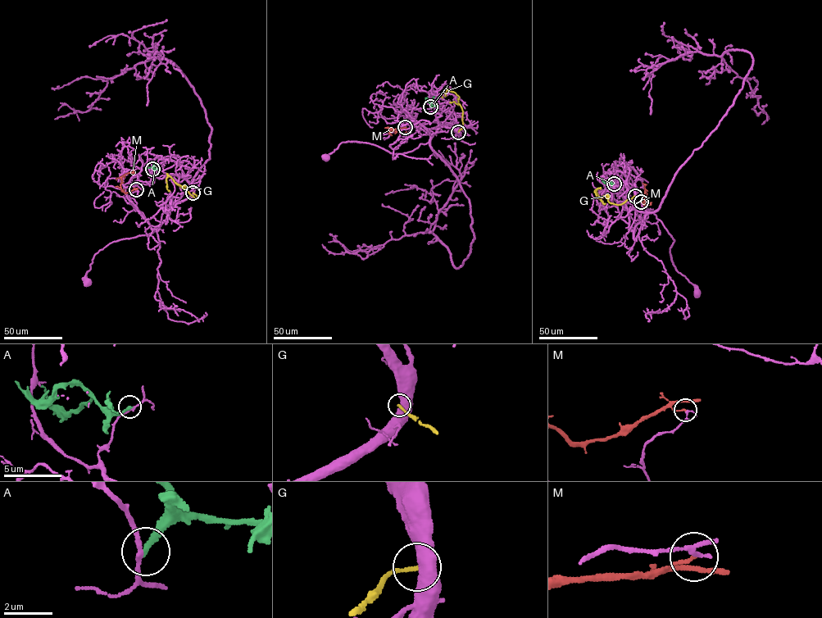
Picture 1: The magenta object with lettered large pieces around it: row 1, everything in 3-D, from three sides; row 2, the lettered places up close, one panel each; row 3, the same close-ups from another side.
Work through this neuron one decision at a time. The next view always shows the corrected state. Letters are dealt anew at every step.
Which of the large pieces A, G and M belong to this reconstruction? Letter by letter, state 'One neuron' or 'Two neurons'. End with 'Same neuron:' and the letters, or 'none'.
A: Two neurons
G: Two neurons
M: Two neurons
Same neuron: none

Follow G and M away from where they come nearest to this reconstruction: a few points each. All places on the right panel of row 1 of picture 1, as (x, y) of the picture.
G: (635, 196), (615, 204), (608, 201), (608, 196), (597, 197), (594, 190), (606, 203)
M: (641, 202), (646, 206), (646, 184), (642, 183)

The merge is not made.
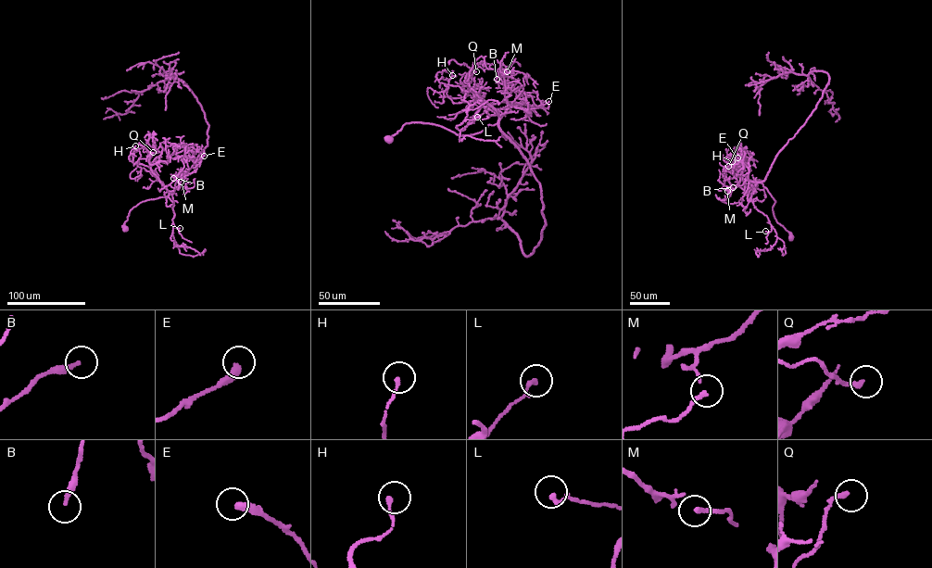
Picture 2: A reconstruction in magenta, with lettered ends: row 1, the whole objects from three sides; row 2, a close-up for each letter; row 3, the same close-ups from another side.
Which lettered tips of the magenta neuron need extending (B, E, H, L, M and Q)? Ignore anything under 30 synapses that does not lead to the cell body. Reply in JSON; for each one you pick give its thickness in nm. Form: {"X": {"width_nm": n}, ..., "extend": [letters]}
{"extend": []}

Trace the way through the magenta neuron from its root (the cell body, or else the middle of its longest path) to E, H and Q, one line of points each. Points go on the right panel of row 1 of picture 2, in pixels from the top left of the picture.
E: (791, 236), (774, 218), (772, 208), (775, 201), (761, 183), (748, 179), (749, 168), (737, 157)
H: (791, 236), (776, 220), (772, 208), (775, 201), (761, 183), (748, 200), (744, 181), (733, 172), (732, 161)
Q: (791, 236), (776, 220), (772, 208), (775, 201), (762, 184), (756, 184), (749, 200), (728, 166)

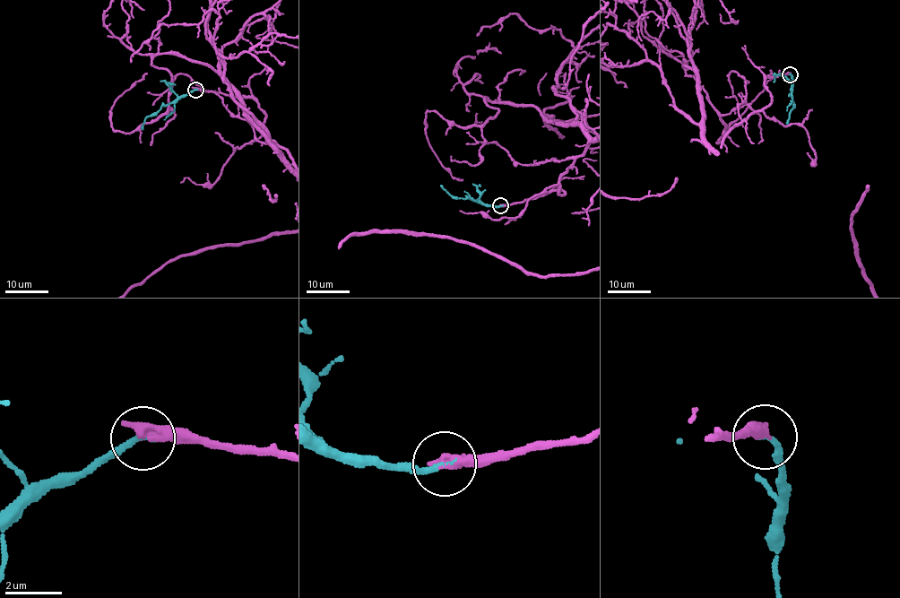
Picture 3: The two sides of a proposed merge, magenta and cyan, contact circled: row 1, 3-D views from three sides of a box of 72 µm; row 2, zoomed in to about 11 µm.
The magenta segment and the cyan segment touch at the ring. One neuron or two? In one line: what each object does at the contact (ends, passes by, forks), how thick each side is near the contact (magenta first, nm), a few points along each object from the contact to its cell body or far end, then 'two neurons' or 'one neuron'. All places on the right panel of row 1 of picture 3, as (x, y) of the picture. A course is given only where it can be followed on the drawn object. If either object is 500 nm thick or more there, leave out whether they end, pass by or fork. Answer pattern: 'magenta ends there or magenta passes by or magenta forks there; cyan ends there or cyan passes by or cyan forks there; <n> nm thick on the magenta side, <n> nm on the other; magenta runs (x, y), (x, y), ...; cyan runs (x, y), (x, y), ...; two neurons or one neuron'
magenta ends there; cyan ends there; 440 nm thick on the magenta side, 200 nm on the other; cyan runs (790, 74), (793, 82), (791, 96), (794, 104), (786, 123); one neuron

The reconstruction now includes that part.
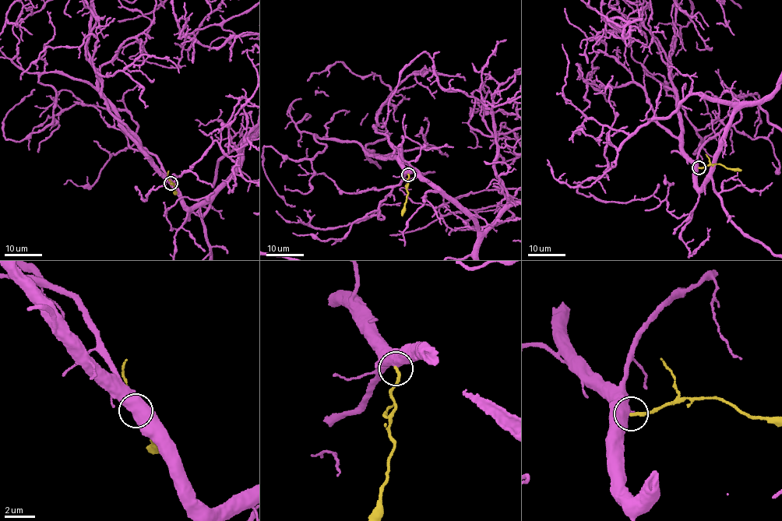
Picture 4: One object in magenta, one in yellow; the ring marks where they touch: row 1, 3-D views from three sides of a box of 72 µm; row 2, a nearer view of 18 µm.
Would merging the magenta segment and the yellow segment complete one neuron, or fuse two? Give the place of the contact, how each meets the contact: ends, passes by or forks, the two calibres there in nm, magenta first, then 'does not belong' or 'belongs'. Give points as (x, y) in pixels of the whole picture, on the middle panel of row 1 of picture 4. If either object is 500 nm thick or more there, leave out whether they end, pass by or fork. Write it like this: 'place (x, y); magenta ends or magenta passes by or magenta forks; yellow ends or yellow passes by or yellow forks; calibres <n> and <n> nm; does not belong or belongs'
place (408, 174); calibres 700 and 200 nm; does not belong

